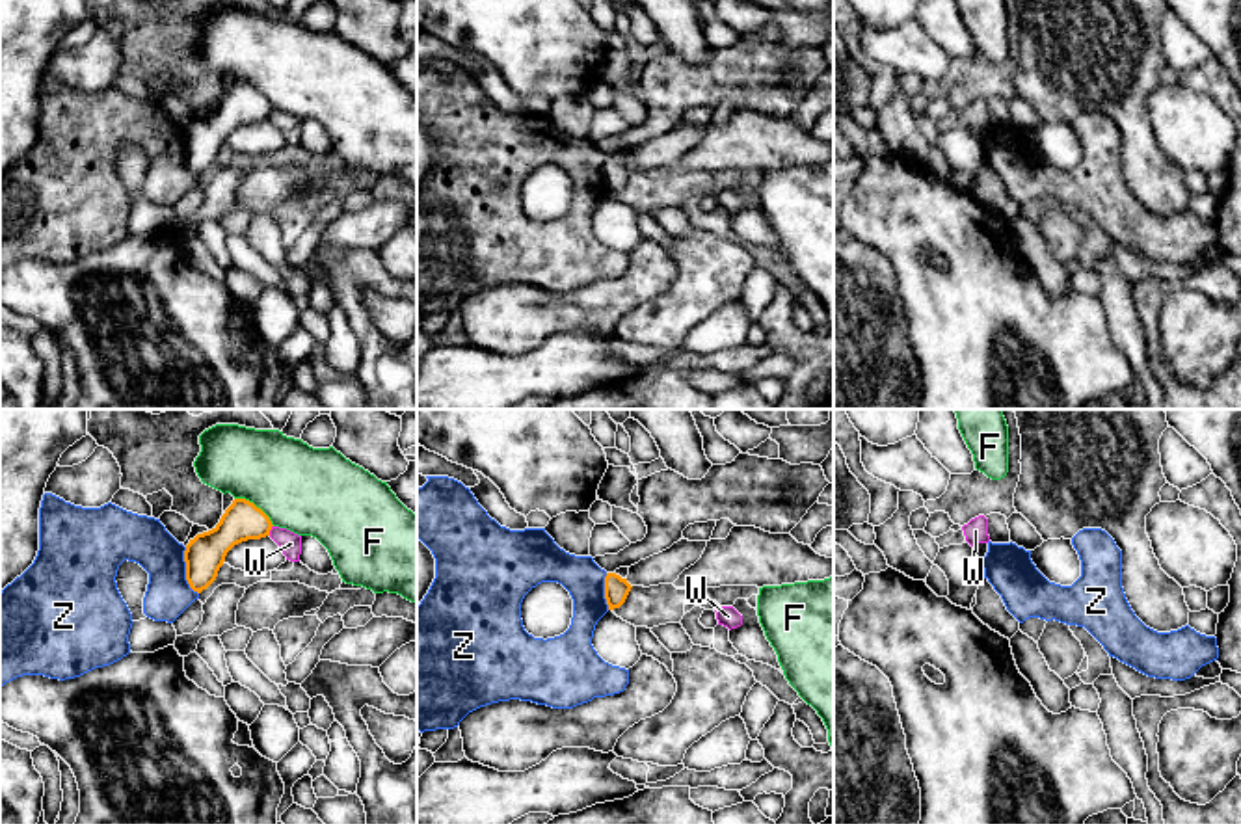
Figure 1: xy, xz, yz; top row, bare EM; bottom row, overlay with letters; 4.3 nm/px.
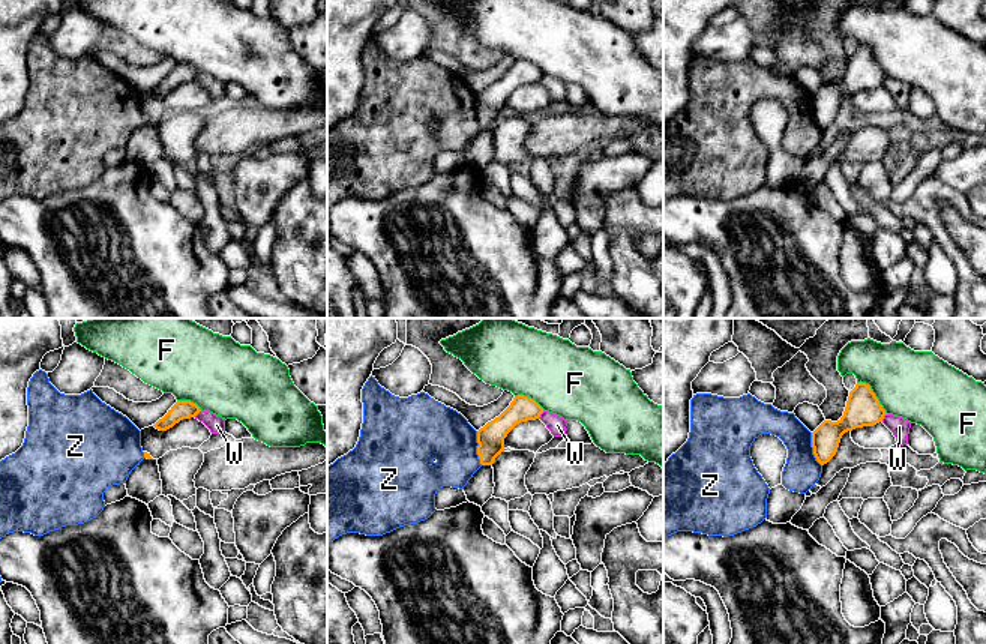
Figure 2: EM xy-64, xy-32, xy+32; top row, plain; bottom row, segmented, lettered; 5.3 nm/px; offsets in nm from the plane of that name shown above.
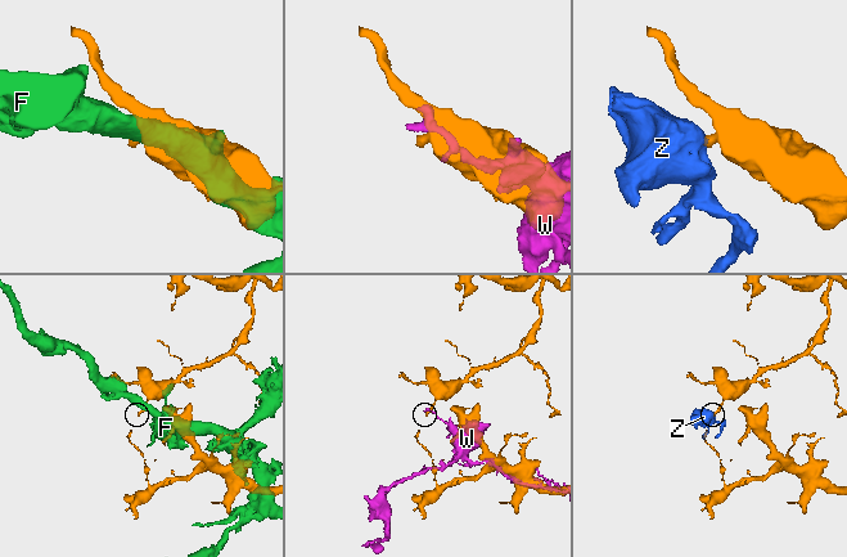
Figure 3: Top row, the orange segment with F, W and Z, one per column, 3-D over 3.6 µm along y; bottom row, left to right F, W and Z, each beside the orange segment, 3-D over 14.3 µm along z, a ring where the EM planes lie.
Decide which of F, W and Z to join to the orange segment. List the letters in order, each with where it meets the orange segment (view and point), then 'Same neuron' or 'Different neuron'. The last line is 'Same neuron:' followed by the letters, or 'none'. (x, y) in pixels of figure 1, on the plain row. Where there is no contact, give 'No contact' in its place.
F: Touches orange at xy (253, 88). Different neuron
W: Touches orange at xy (270, 112). Different neuron
Z: Touches orange at xy (186, 155). Different neuron
Same neuron: none

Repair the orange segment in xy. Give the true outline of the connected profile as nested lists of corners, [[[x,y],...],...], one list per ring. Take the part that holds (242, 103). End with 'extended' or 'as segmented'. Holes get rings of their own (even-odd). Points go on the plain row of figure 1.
[[[234,82],[212,113],[197,117],[186,128],[184,145],[190,171],[197,177],[207,173],[234,128],[266,121],[272,110],[260,91],[246,82]]]; as segmented

